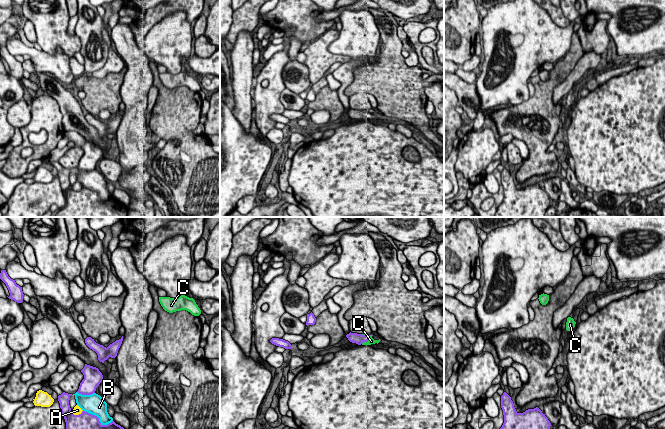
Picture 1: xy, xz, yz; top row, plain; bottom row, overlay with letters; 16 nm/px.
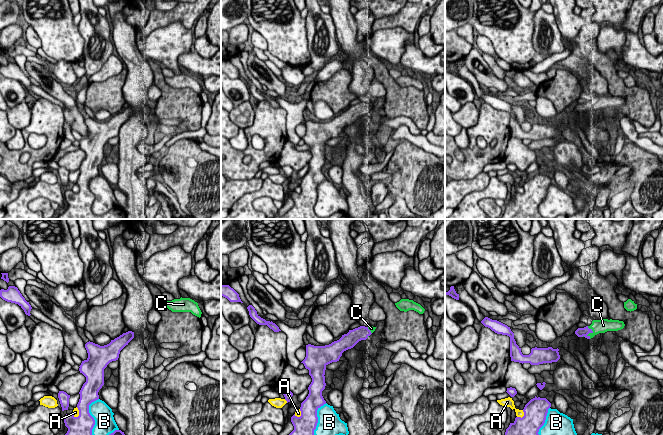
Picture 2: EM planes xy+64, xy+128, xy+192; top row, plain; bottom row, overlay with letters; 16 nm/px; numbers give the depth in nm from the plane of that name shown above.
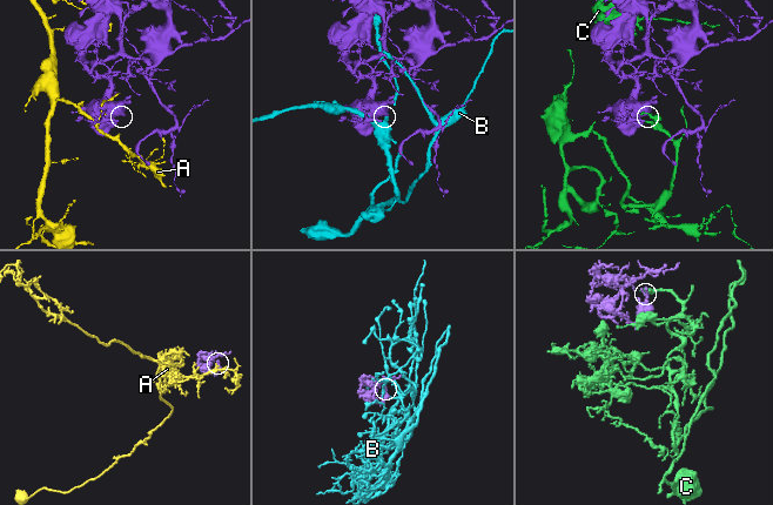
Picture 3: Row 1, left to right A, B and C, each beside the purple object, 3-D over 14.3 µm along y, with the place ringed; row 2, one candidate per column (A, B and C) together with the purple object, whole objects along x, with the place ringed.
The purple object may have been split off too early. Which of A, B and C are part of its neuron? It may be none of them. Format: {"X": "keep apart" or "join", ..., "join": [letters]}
{"A": "keep apart", "B": "keep apart", "C": "join", "join": ["C"]}

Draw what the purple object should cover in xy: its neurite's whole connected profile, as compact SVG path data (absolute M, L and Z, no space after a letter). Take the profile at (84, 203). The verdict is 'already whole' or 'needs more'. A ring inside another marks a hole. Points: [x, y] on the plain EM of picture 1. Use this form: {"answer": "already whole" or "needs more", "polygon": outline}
{"answer": "already whole", "polygon": "M65 168L58 172L66 205L55 217L127 217L128 206L114 197L102 201L97 192L88 188L82 187L81 190L74 191L69 181L70 172Z"}

